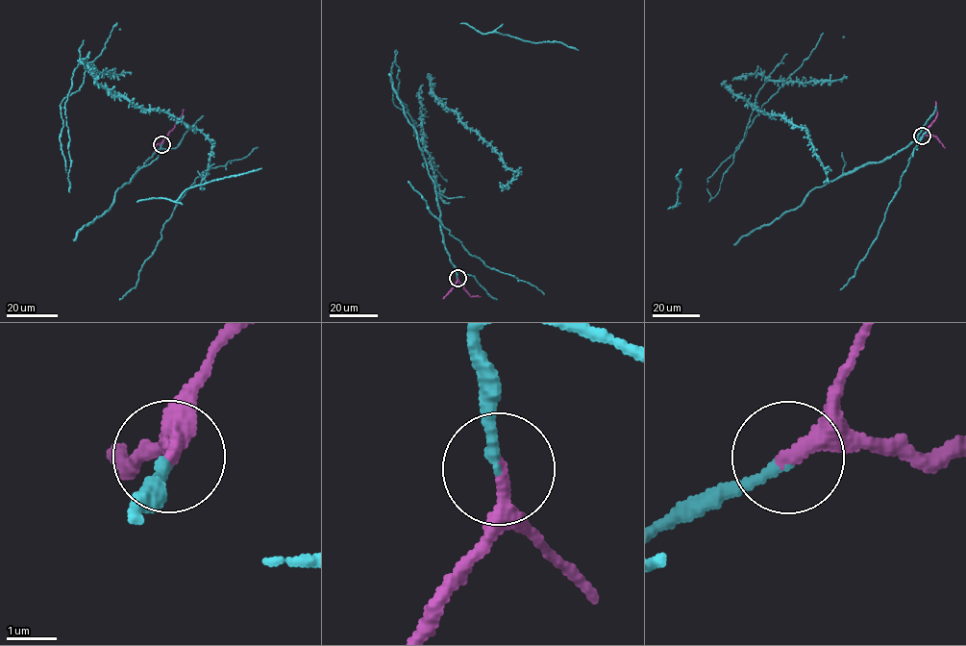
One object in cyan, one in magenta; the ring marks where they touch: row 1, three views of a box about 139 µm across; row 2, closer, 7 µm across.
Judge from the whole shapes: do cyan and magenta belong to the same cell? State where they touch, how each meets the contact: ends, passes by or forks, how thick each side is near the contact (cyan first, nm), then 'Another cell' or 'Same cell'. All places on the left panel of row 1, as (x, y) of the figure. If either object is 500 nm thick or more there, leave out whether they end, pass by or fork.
Place: (161, 144). At the ring cyan ends. At the ring magenta ends. Thickness 200 nm (cyan) against 320 nm. Same cell

